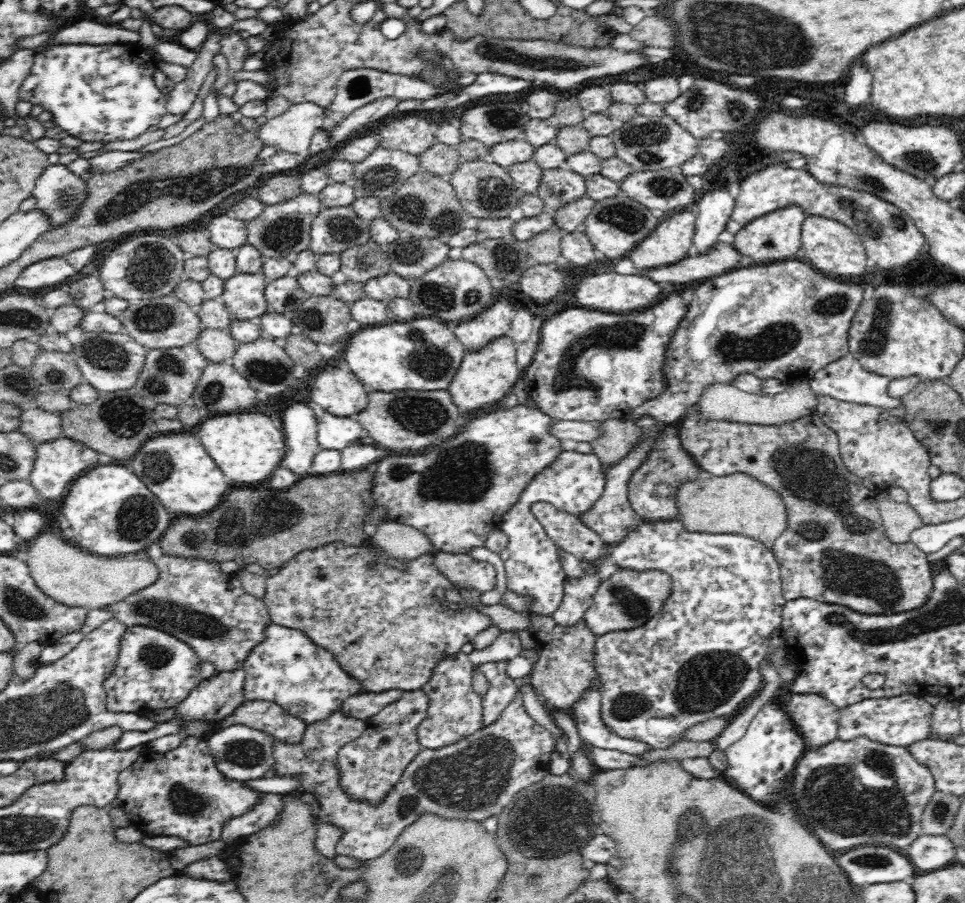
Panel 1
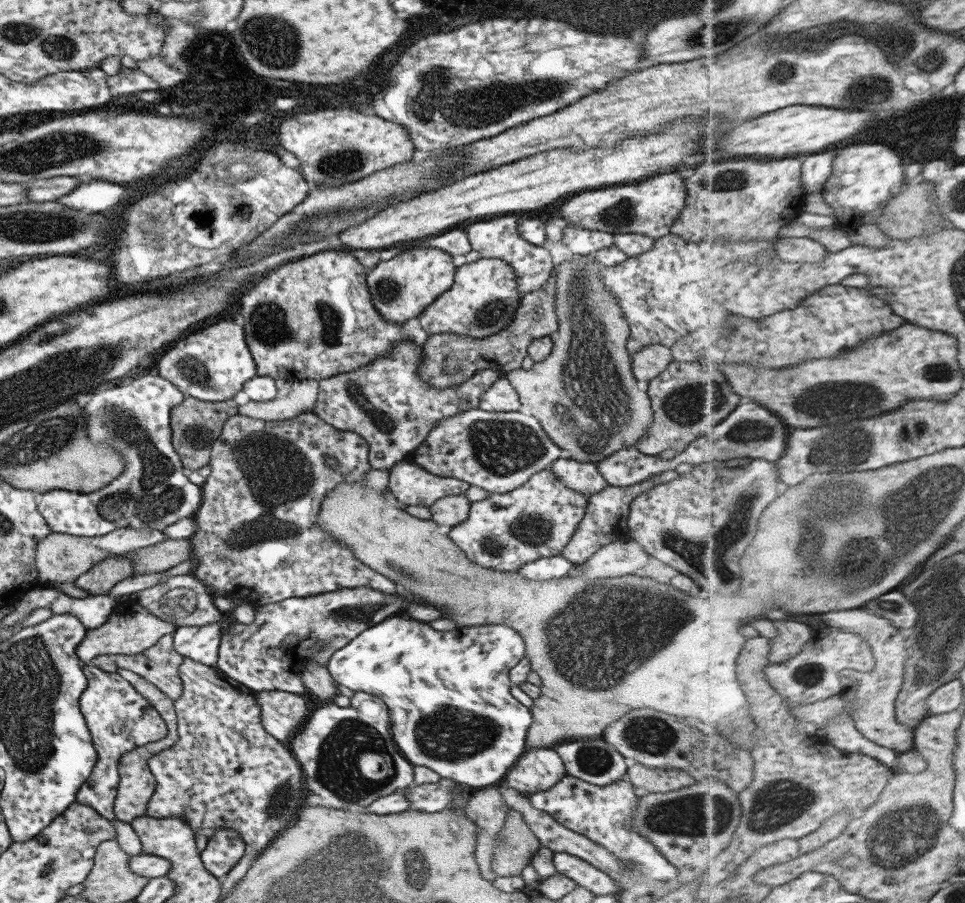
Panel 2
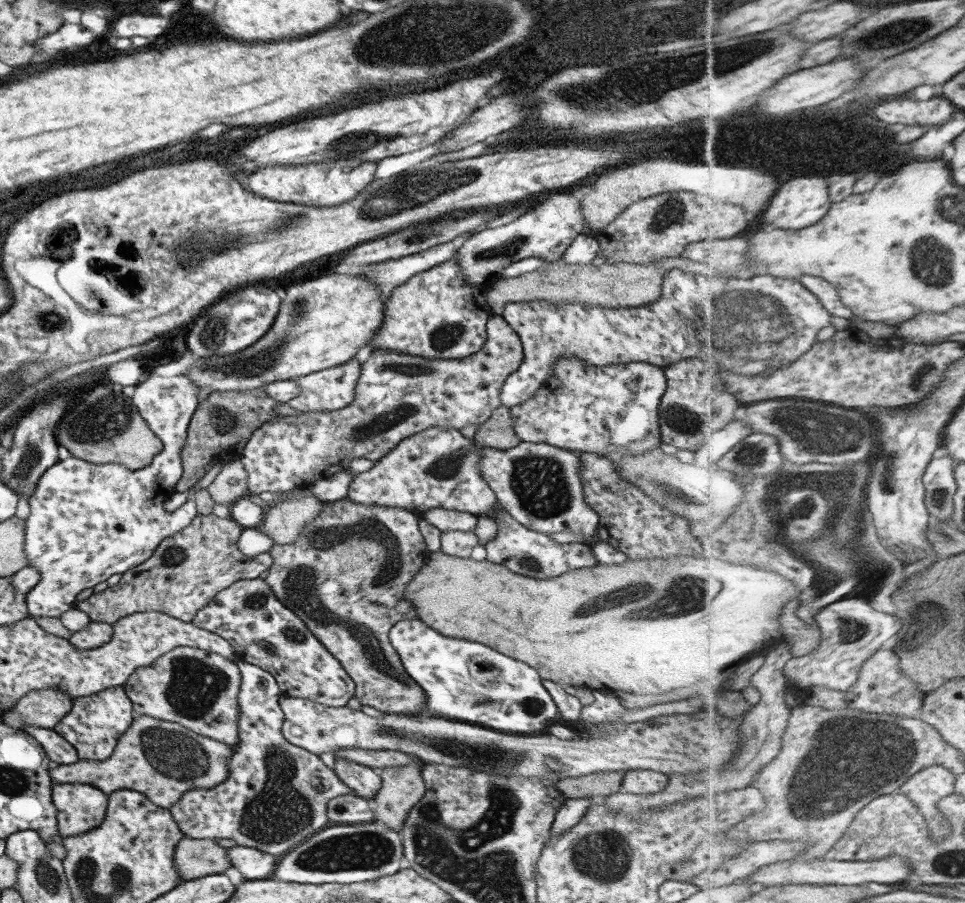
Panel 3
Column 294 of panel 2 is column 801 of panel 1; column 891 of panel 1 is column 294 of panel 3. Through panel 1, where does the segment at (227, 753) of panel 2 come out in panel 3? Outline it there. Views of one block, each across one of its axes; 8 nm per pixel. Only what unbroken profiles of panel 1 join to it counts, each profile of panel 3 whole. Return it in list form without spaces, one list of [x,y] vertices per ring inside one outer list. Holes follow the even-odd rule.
[[[235,660],[241,682],[237,693],[237,736],[239,741],[233,745],[233,753],[229,757],[229,775],[222,783],[211,788],[195,788],[181,793],[181,797],[168,808],[173,822],[183,832],[182,836],[197,839],[227,838],[237,846],[255,848],[267,852],[279,859],[290,849],[301,844],[314,835],[322,826],[327,826],[326,806],[331,798],[352,794],[349,787],[339,777],[323,765],[318,755],[311,754],[302,748],[289,744],[281,734],[283,713],[278,705],[281,697],[280,689],[273,676],[257,665]]]

